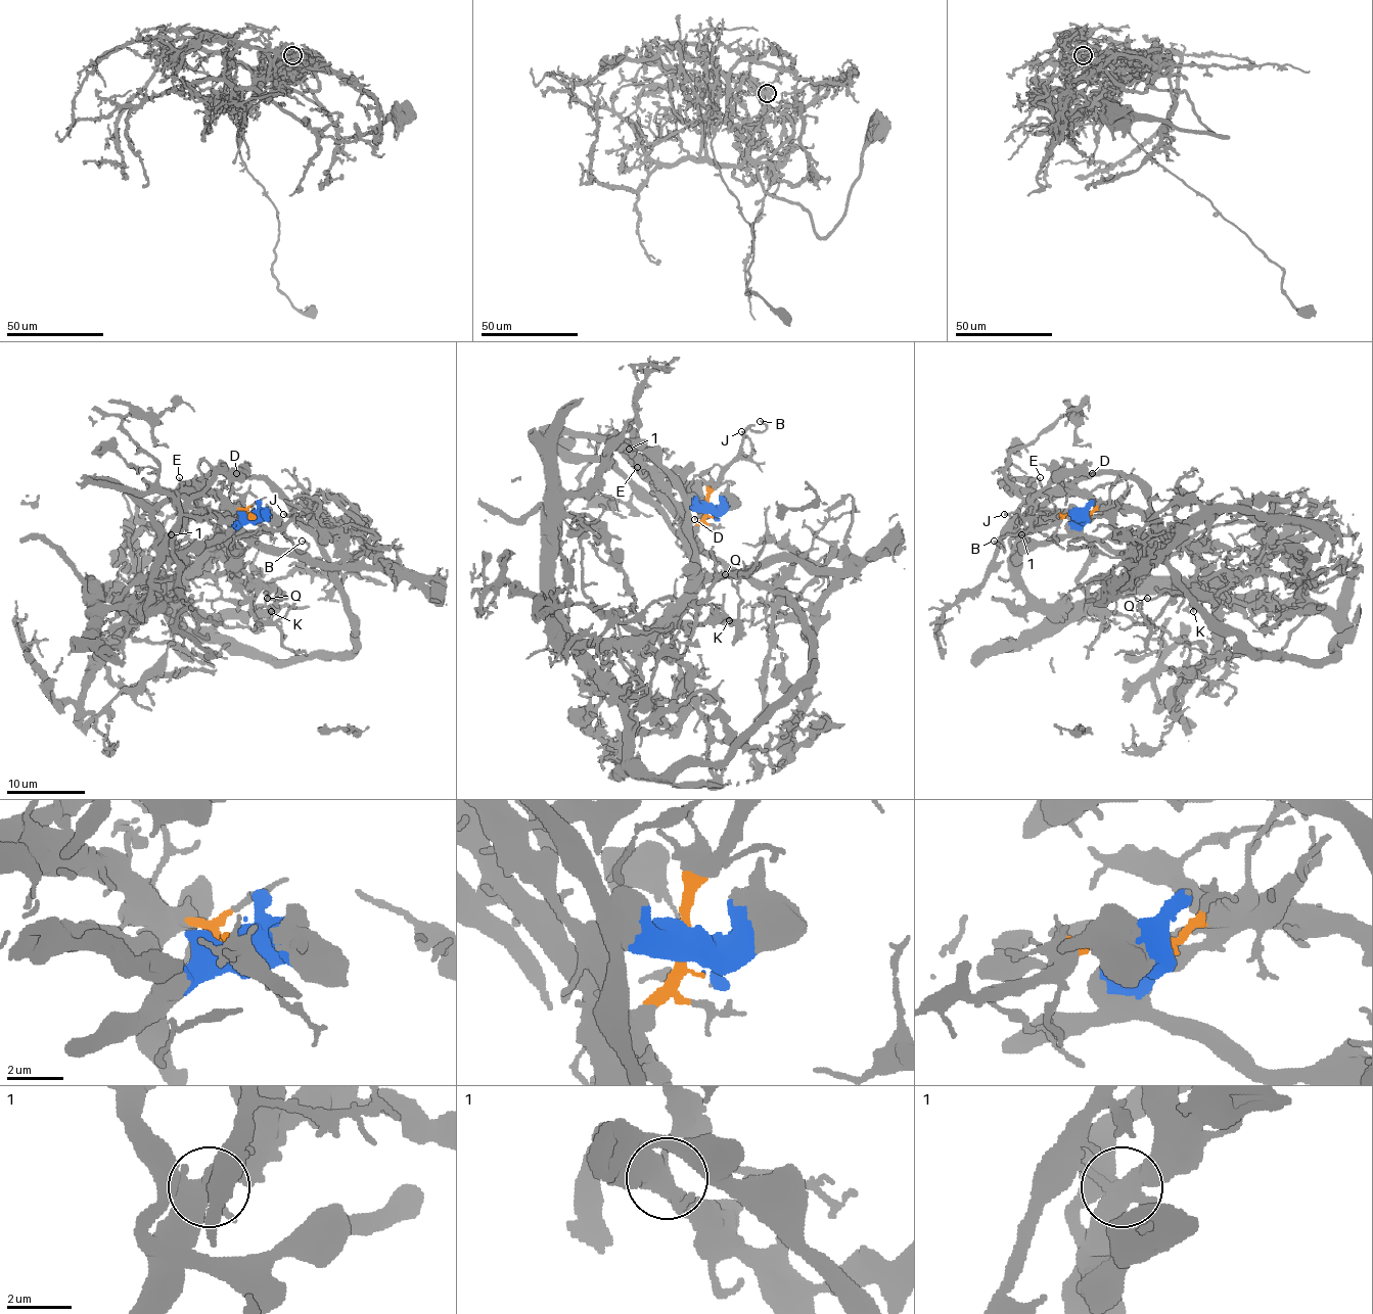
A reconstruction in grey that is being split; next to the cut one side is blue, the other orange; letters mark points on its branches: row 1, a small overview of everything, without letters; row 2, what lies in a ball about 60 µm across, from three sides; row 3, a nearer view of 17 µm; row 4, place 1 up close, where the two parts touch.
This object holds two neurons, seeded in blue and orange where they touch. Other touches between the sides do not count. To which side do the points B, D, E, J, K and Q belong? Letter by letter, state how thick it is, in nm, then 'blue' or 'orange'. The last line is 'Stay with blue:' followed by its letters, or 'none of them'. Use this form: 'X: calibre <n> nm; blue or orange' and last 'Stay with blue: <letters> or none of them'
B: calibre 130 nm; orange
D: calibre 180 nm; blue
E: calibre 180 nm; orange
J: calibre 180 nm; orange
K: calibre 170 nm; blue
Q: calibre 160 nm; blue
Stay with blue: D, K, Q

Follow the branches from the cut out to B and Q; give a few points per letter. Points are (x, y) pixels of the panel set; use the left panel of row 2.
B: (249, 514), (262, 526), (285, 533), (305, 552), (309, 546), (303, 542)
Q: (249, 514), (164, 553), (148, 600), (95, 589), (142, 595), (153, 559), (215, 550), (267, 599)

